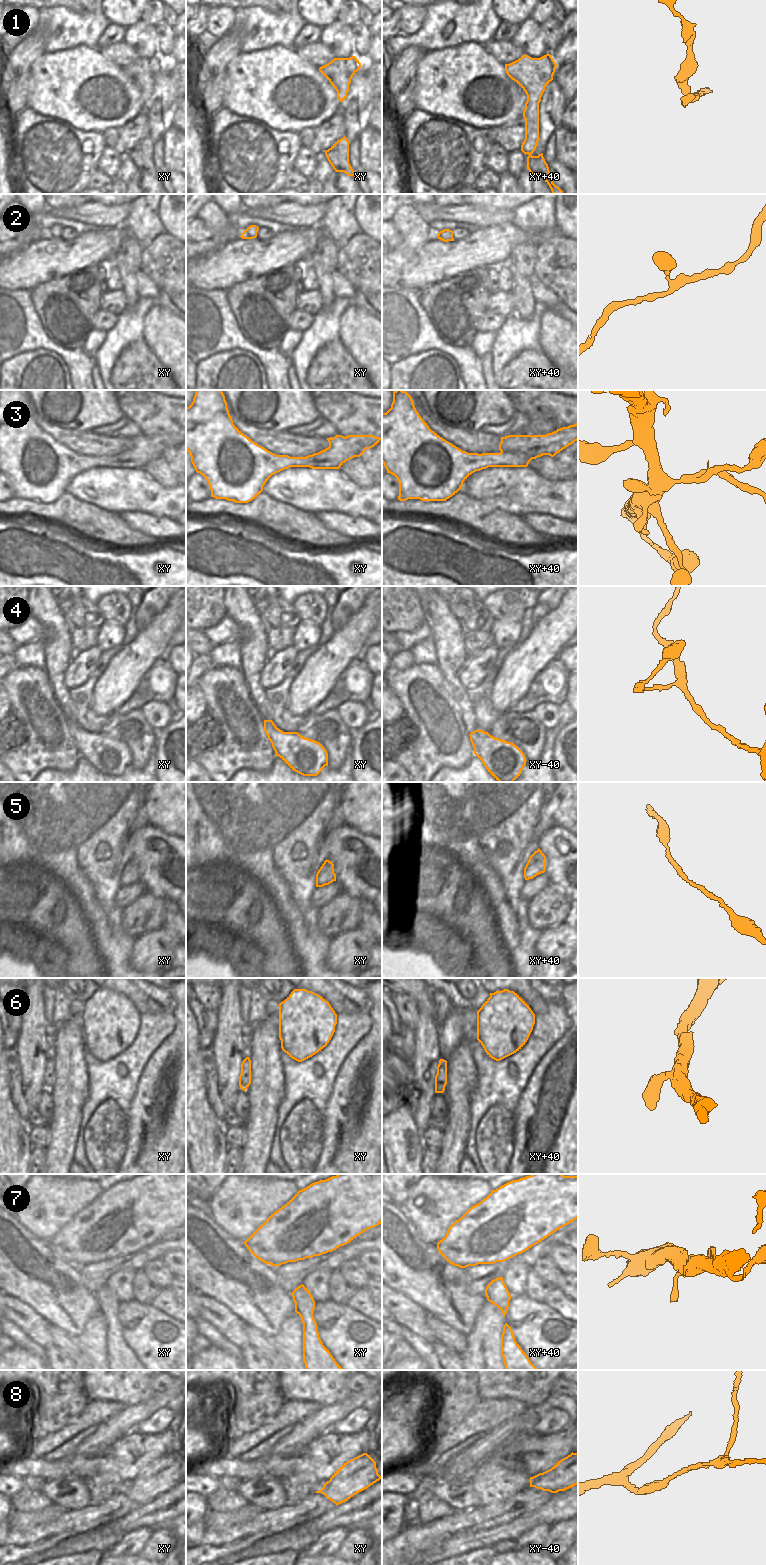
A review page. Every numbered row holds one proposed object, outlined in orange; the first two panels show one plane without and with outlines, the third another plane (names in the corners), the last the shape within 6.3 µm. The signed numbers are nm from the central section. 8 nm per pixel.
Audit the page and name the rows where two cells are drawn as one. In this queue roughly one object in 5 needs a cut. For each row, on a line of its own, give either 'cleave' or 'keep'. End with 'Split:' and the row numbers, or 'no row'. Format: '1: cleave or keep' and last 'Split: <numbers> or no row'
1: keep
2: keep
3: cleave
4: keep
5: keep
6: keep
7: keep
8: keep
Split: 3

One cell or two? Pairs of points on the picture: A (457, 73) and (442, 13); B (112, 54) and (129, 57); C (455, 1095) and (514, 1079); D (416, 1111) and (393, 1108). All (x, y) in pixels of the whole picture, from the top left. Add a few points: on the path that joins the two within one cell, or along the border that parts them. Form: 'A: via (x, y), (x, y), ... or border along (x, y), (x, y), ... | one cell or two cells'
A: border along (440, 48), (425, 52) | two cells
B: via (116, 54), (125, 55) | one cell
C: border along (476, 1067), (476, 1085), (469, 1096), (469, 1113) | two cells
D: border along (409, 1110), (414, 1125), (419, 1132) | two cells

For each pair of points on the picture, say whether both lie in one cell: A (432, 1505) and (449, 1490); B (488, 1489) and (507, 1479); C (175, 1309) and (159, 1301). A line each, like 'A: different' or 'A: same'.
A: different
B: same
C: same

